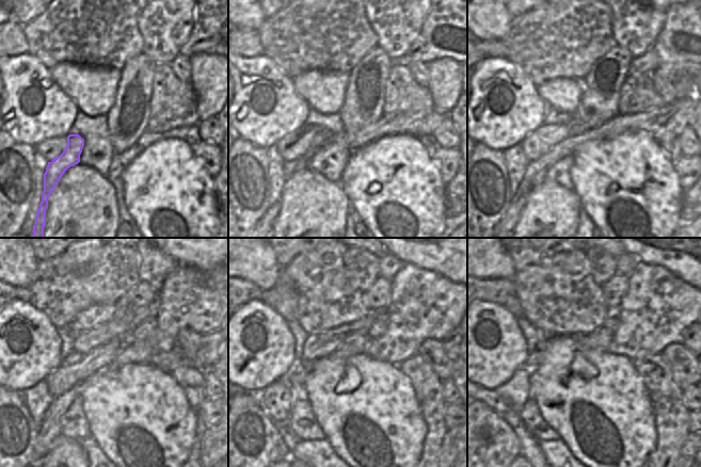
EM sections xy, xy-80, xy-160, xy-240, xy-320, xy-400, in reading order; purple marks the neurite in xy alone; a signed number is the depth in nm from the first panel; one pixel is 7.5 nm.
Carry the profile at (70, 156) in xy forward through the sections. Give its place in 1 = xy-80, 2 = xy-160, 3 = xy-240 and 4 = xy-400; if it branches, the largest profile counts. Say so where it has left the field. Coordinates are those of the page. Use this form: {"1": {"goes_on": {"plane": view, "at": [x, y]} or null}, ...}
{"1": {"goes_on": {"plane": "xy-80", "at": [323, 137]}}, "2": {"goes_on": {"plane": "xy-160", "at": [576, 126]}}, "3": {"goes_on": {"plane": "xy-240", "at": [184, 303]}}, "4": {"goes_on": {"plane": "xy-400", "at": [656, 309]}}}

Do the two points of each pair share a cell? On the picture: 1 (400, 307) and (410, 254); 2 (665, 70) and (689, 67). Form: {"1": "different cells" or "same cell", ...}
{"1": "different cells", "2": "same cell"}

